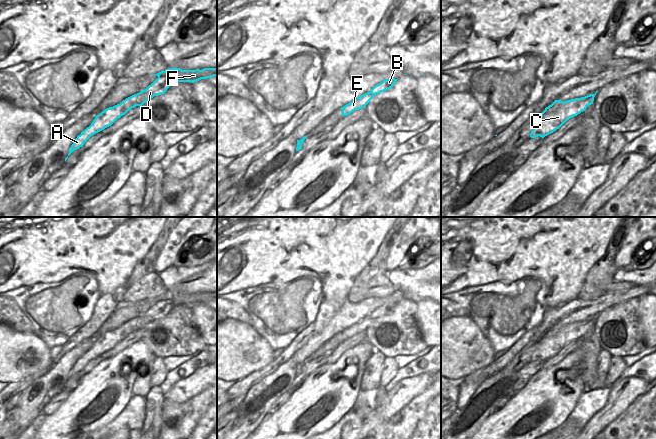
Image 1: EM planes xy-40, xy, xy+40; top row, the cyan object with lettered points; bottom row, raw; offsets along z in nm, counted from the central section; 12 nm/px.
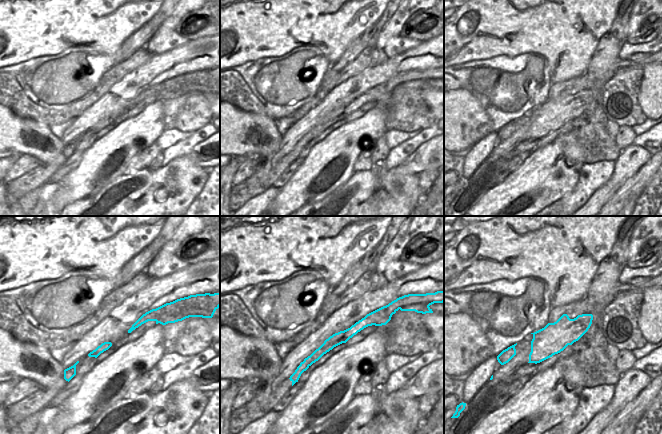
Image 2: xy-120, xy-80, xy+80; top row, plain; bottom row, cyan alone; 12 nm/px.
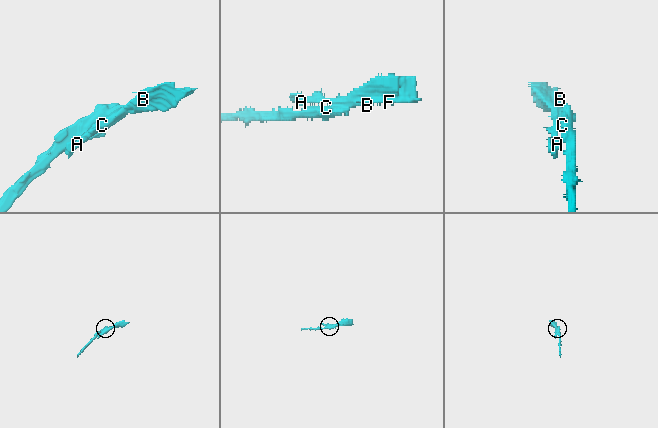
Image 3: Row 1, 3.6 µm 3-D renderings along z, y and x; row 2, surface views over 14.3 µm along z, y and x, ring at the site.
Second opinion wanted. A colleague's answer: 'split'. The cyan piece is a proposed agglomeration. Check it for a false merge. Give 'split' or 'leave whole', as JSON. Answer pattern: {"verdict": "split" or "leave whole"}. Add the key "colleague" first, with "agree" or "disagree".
{"colleague": "agree", "verdict": "split"}

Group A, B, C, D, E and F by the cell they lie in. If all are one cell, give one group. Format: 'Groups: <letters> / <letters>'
Groups: A B D F / C E

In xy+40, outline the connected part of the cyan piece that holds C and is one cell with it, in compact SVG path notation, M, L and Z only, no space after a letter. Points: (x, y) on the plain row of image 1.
M584 321L567 324L555 324L545 332L536 343L536 349L530 357L531 362L544 362L559 353L568 343L585 335L588 327Z

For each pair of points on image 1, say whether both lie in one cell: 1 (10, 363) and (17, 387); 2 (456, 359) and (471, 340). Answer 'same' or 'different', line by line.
1: different
2: same

